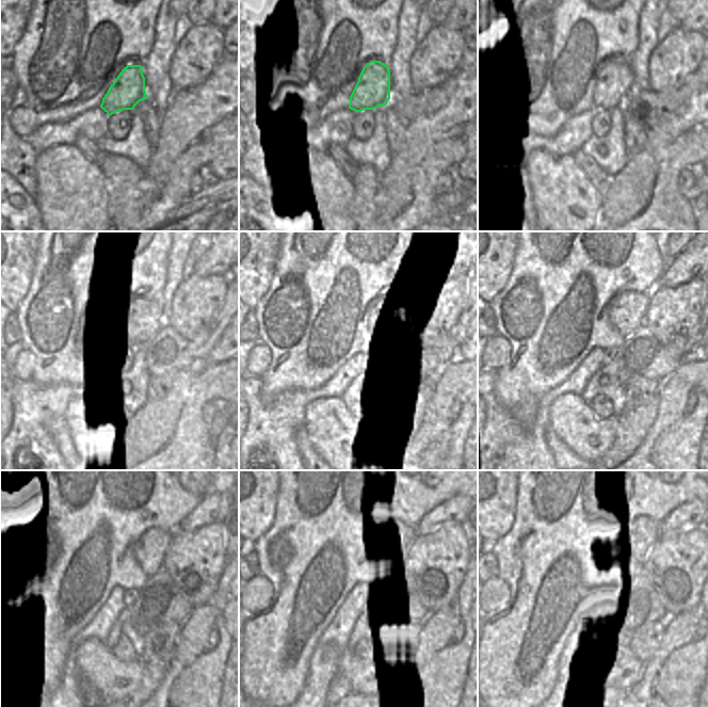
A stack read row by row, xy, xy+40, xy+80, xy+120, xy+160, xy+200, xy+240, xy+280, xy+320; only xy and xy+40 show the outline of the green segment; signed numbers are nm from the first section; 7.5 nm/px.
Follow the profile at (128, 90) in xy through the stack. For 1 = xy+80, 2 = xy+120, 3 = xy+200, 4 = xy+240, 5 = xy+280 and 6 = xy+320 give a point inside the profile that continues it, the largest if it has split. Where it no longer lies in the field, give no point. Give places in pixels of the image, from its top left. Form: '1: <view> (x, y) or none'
1: xy+80 (615, 82)
2: xy+120 (144, 316)
3: xy+200 (626, 311)
4: xy+240 (149, 550)
5: xy+280 (408, 533)
6: xy+320 (648, 529)

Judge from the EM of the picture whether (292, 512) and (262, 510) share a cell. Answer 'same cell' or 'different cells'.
different cells

